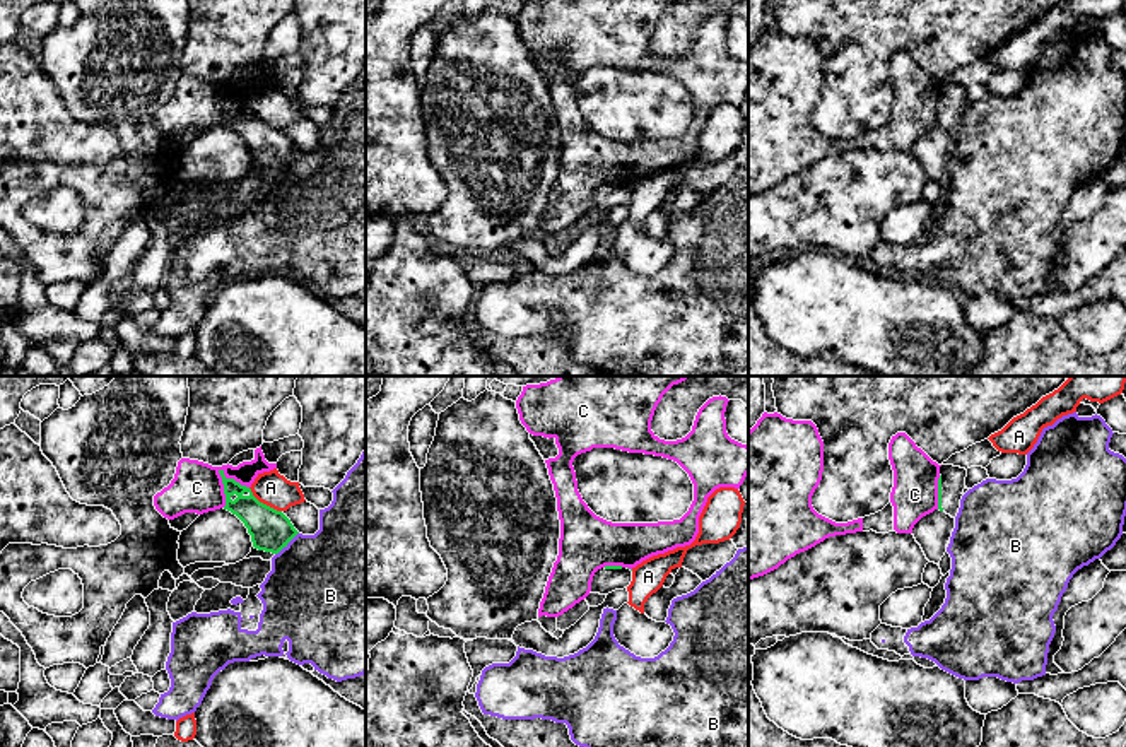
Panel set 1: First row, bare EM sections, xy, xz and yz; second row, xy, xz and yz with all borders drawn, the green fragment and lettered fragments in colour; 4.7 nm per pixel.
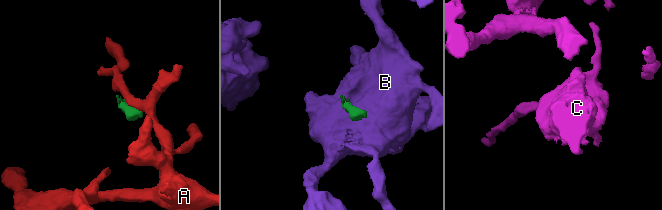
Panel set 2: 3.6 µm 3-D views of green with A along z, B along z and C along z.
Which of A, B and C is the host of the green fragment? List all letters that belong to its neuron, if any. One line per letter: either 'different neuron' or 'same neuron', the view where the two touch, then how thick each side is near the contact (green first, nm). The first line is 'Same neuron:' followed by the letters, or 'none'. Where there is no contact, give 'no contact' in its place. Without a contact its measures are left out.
Same neuron: none
A: different neuron; meets green in xy; 200 nm thick on the green side, 160 nm on the other
B: different neuron; meets green in xy; 200 nm thick on the green side, 480 nm on the other
C: different neuron; meets green in xy; 170 nm thick on the green side, 240 nm on the other

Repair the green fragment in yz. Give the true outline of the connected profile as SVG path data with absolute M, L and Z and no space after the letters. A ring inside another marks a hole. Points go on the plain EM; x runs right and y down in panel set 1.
M953 82L940 84L938 96L938 126L952 135L957 133L960 125L962 109L965 106L967 87Z

